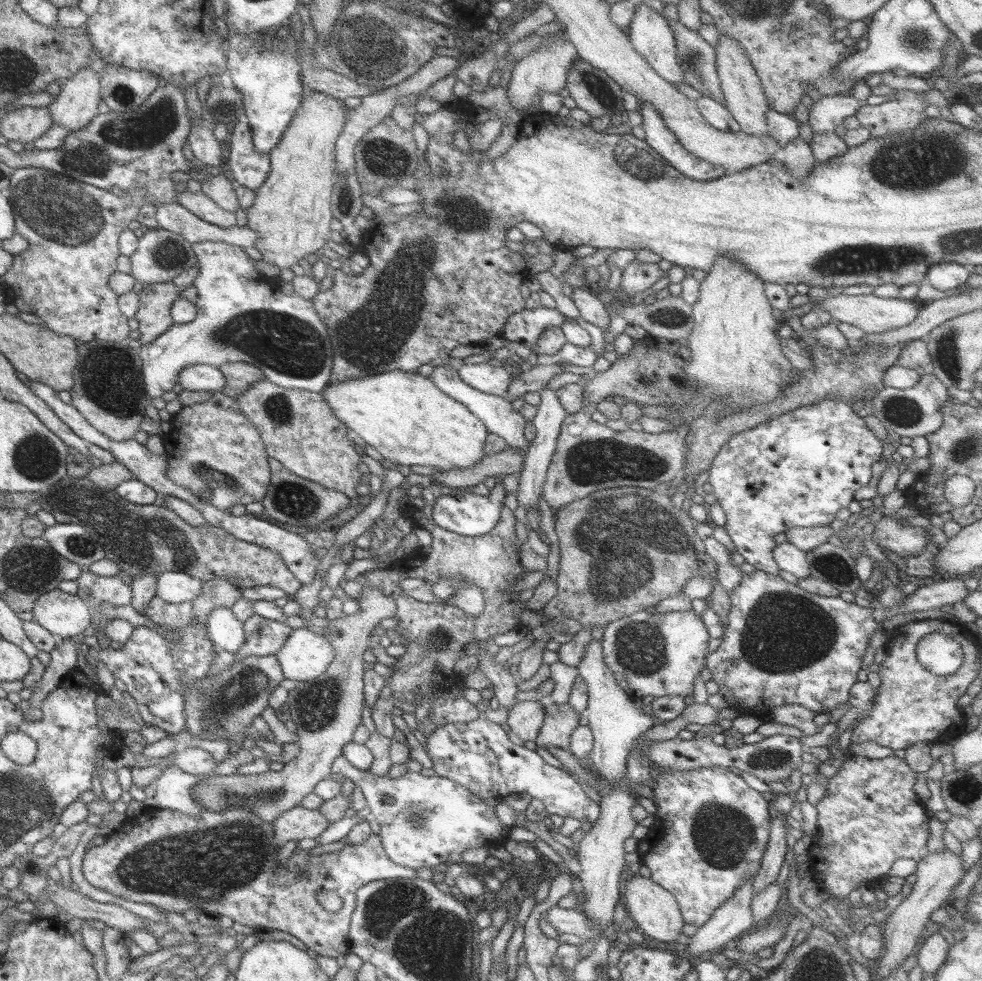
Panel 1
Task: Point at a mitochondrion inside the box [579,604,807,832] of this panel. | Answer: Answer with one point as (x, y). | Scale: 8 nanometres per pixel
(638, 656)

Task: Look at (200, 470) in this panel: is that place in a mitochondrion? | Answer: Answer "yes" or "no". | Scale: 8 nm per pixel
yes

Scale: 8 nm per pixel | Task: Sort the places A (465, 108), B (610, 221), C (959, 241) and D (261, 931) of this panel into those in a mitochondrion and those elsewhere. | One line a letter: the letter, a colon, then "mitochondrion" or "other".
A: other
B: other
C: mitochondrion
D: other

